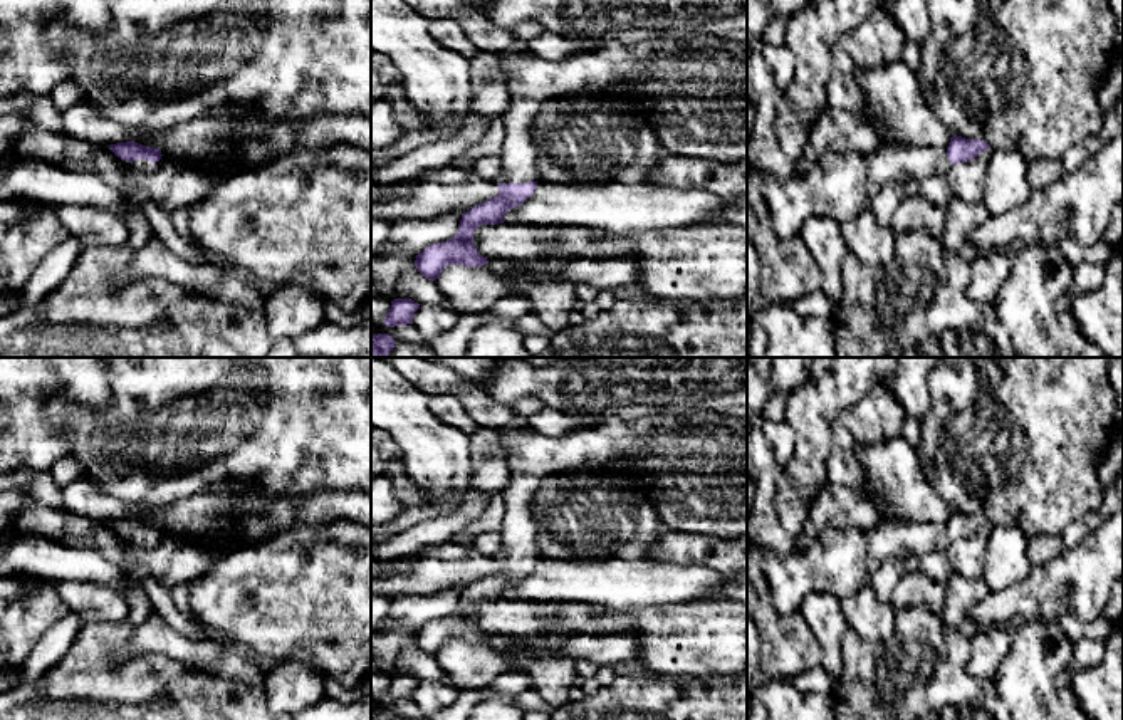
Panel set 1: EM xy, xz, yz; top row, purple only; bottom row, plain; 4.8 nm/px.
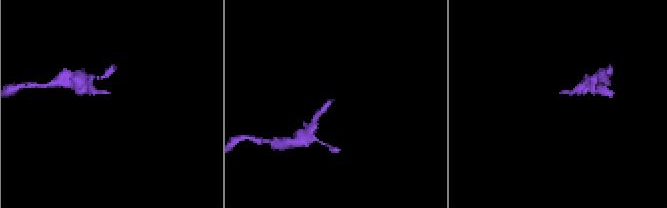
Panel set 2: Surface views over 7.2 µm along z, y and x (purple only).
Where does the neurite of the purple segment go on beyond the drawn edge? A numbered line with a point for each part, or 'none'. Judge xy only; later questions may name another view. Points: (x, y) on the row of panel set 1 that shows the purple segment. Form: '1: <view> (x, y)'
1: xy (143, 165)

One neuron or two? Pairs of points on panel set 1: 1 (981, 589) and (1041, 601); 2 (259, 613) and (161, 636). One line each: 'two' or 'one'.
1: two
2: two

